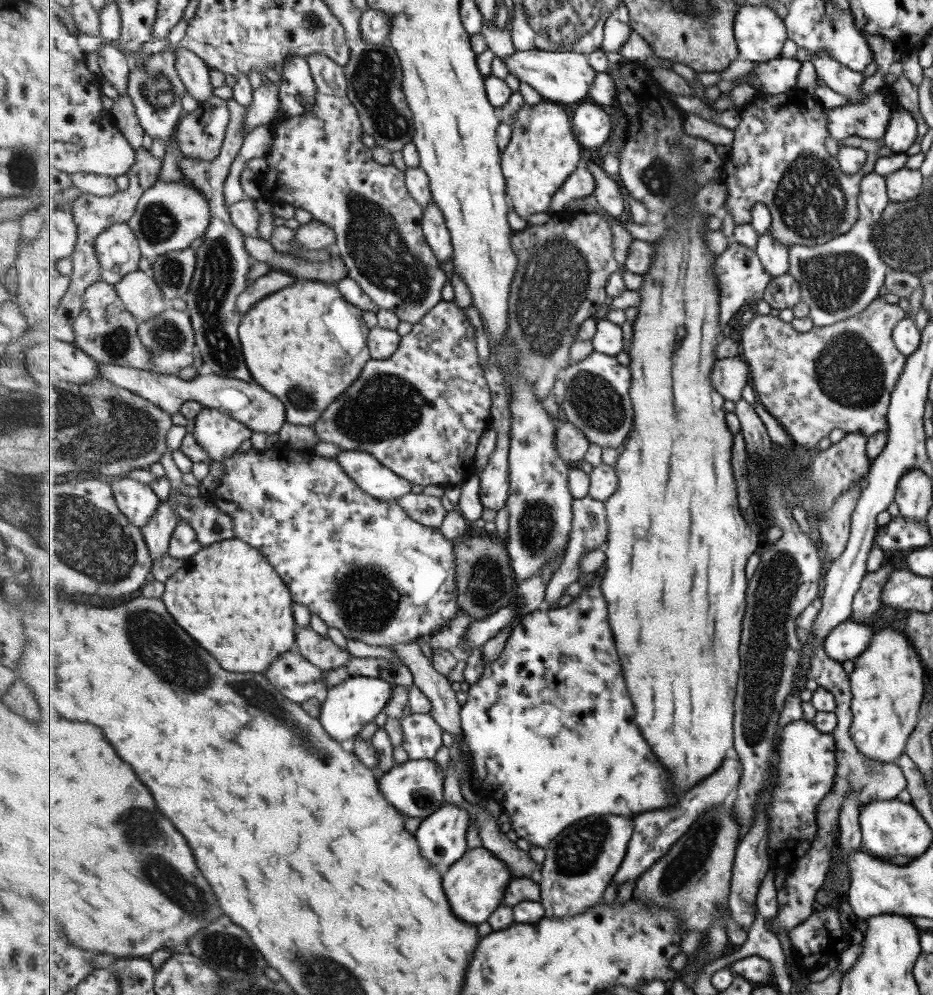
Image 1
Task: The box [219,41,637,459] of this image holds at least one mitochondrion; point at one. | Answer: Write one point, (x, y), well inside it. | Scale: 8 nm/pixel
(556, 281)

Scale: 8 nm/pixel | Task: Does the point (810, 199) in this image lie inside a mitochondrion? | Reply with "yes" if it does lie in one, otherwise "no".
yes

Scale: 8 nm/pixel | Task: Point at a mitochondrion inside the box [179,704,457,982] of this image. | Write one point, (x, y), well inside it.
(225, 949)

